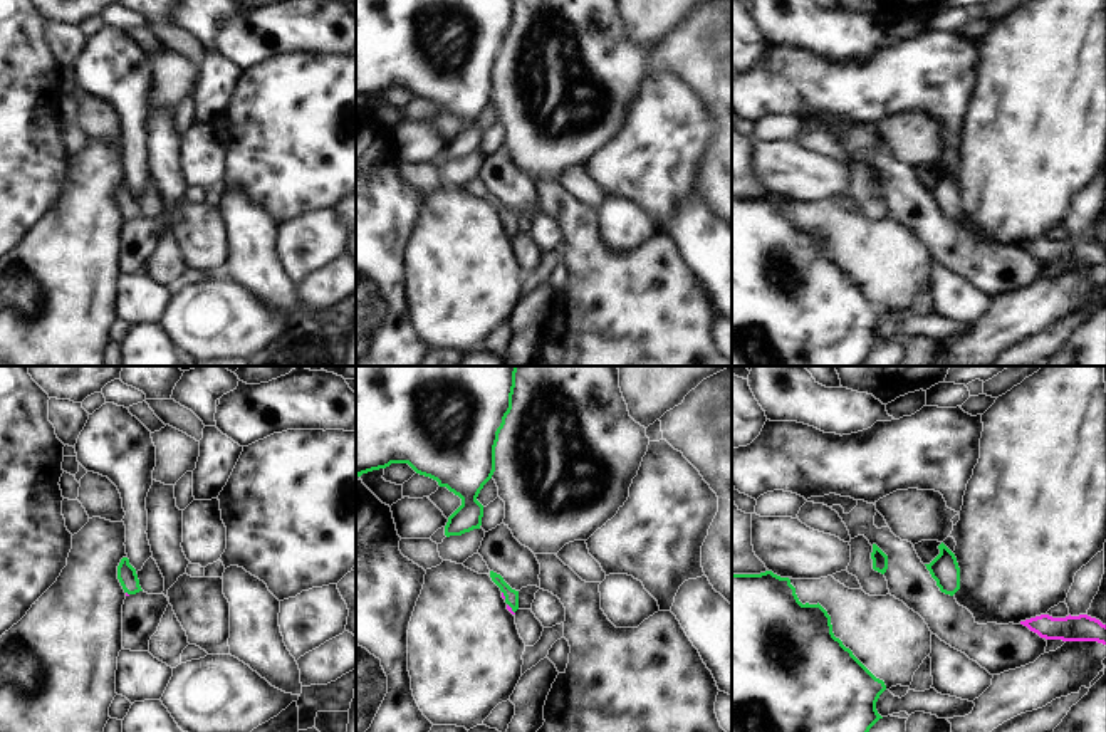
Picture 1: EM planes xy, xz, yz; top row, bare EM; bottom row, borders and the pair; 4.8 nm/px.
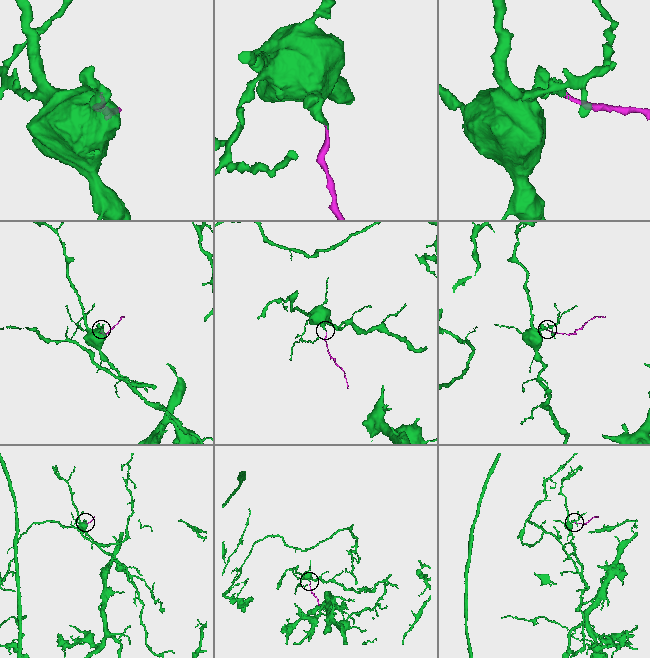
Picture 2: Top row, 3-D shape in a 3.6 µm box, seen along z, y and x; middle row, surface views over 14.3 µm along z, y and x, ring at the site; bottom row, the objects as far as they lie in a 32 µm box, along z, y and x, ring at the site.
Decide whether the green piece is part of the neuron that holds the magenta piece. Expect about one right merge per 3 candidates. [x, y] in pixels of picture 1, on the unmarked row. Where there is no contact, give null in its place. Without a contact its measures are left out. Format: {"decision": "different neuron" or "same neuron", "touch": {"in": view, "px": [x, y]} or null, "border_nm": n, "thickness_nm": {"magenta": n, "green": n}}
{"decision": "same neuron", "touch": {"in": "xz", "px": [511, 232]}, "border_nm": 70, "thickness_nm": {"magenta": 20, "green": 70}}

